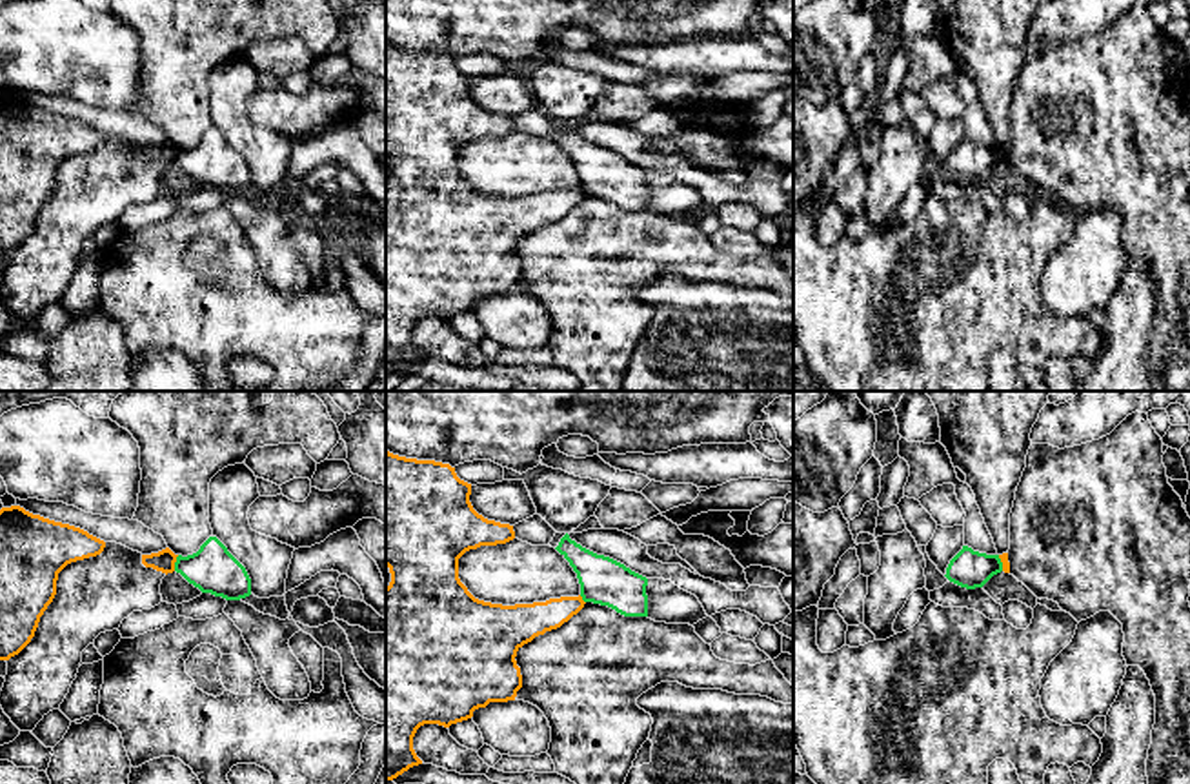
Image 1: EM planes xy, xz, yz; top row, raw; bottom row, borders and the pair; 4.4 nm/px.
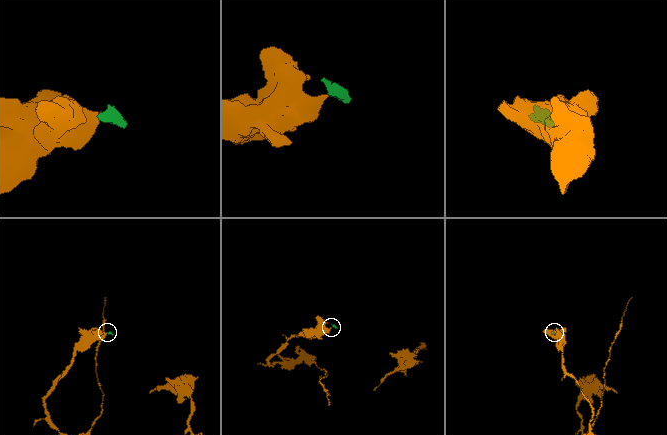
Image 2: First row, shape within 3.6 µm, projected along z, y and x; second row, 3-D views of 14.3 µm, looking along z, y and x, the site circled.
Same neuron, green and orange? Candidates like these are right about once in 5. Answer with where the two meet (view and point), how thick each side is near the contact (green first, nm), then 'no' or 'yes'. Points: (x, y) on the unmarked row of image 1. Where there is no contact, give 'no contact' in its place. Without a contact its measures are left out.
xy (175, 155) | 220/100 nm | no

